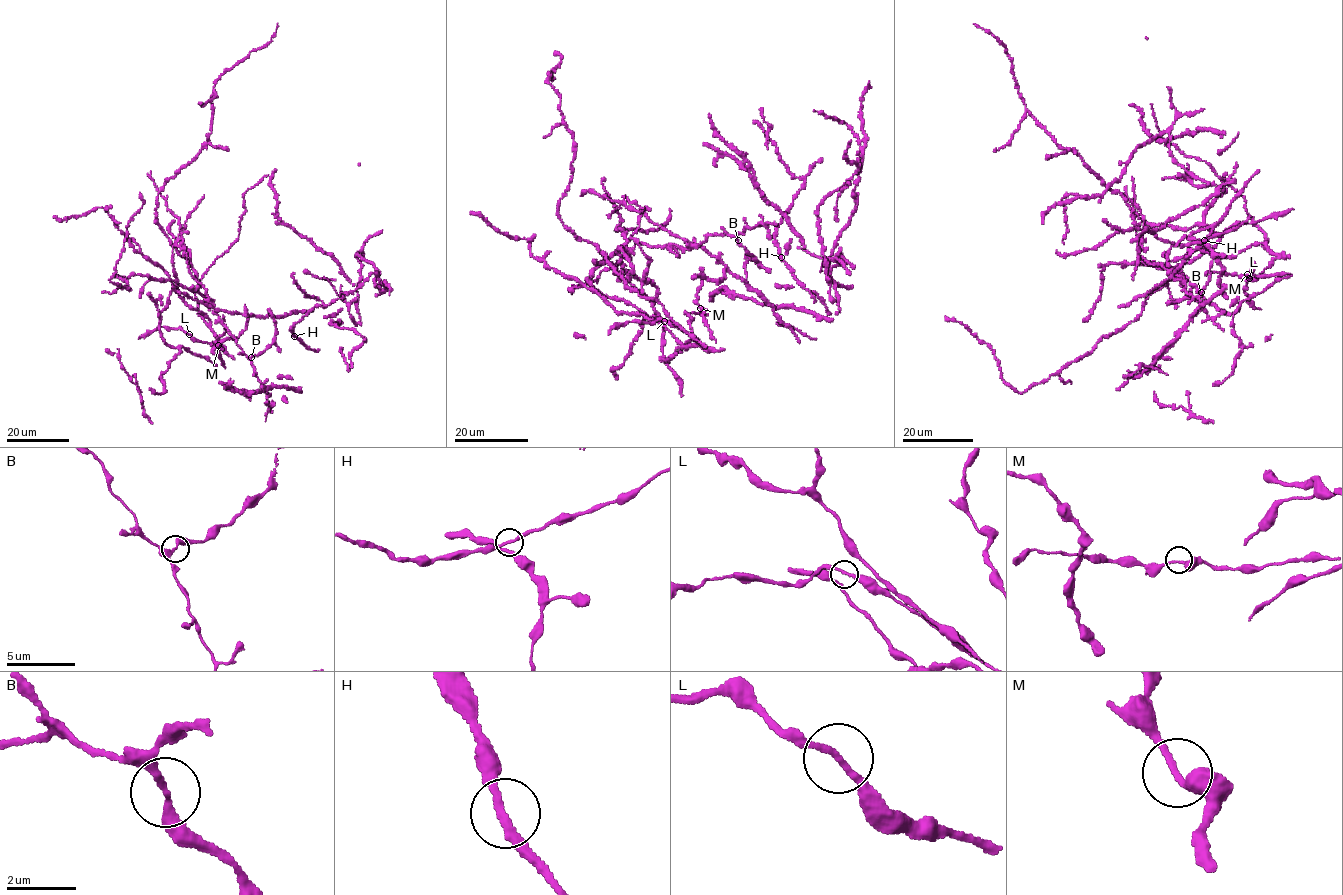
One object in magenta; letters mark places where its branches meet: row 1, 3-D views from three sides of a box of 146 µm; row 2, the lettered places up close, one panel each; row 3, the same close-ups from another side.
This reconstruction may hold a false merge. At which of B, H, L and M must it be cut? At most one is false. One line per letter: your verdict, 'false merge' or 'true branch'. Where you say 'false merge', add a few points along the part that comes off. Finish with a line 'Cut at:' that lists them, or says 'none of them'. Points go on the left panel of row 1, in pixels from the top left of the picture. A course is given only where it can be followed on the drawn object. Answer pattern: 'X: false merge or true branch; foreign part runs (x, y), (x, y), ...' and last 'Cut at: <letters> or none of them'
B: false merge; foreign part runs (251, 357), (244, 355), (221, 323), (206, 289), (190, 271), (178, 219), (167, 209), (150, 171)
H: true branch
L: true branch
M: true branch
Cut at: B

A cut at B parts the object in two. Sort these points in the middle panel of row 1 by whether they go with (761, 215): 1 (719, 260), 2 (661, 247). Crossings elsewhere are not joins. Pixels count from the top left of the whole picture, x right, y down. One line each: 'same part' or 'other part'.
1: other part
2: same part

